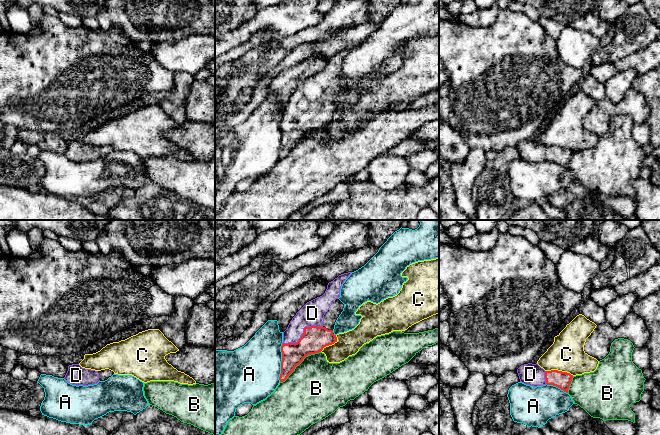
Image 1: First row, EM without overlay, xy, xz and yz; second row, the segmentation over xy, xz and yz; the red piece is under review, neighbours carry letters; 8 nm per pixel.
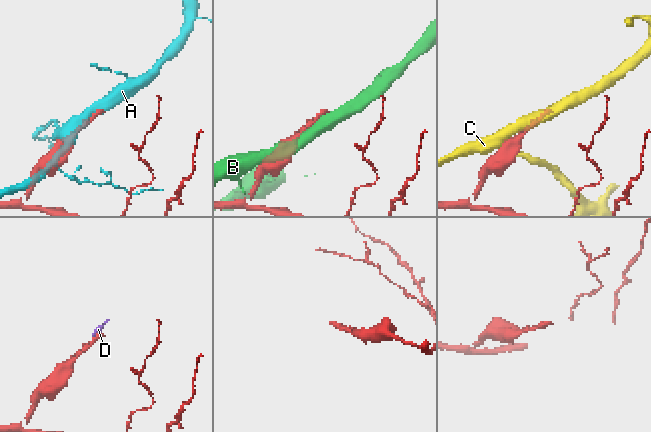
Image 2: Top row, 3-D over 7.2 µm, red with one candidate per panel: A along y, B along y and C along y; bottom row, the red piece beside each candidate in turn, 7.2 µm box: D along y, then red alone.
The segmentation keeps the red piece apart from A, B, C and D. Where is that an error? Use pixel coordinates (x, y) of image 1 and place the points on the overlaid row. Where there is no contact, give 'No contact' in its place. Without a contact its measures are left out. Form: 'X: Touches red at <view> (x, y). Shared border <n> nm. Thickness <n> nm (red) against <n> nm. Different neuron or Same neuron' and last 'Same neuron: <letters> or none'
A: Touches red at xz (281, 362). Shared border 320 nm. Thickness 180 nm (red) against 440 nm. Different neuron
B: Touches red at xz (299, 363). Shared border 420 nm. Thickness 200 nm (red) against 460 nm. Different neuron
C: Touches red at yz (560, 371). Shared border 220 nm. Thickness 140 nm (red) against 280 nm. Different neuron
D: Touches red at xz (303, 333). Shared border 360 nm. Thickness 200 nm (red) against 190 nm. Same neuron
Same neuron: D

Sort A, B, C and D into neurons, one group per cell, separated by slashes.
A / B / C / D

